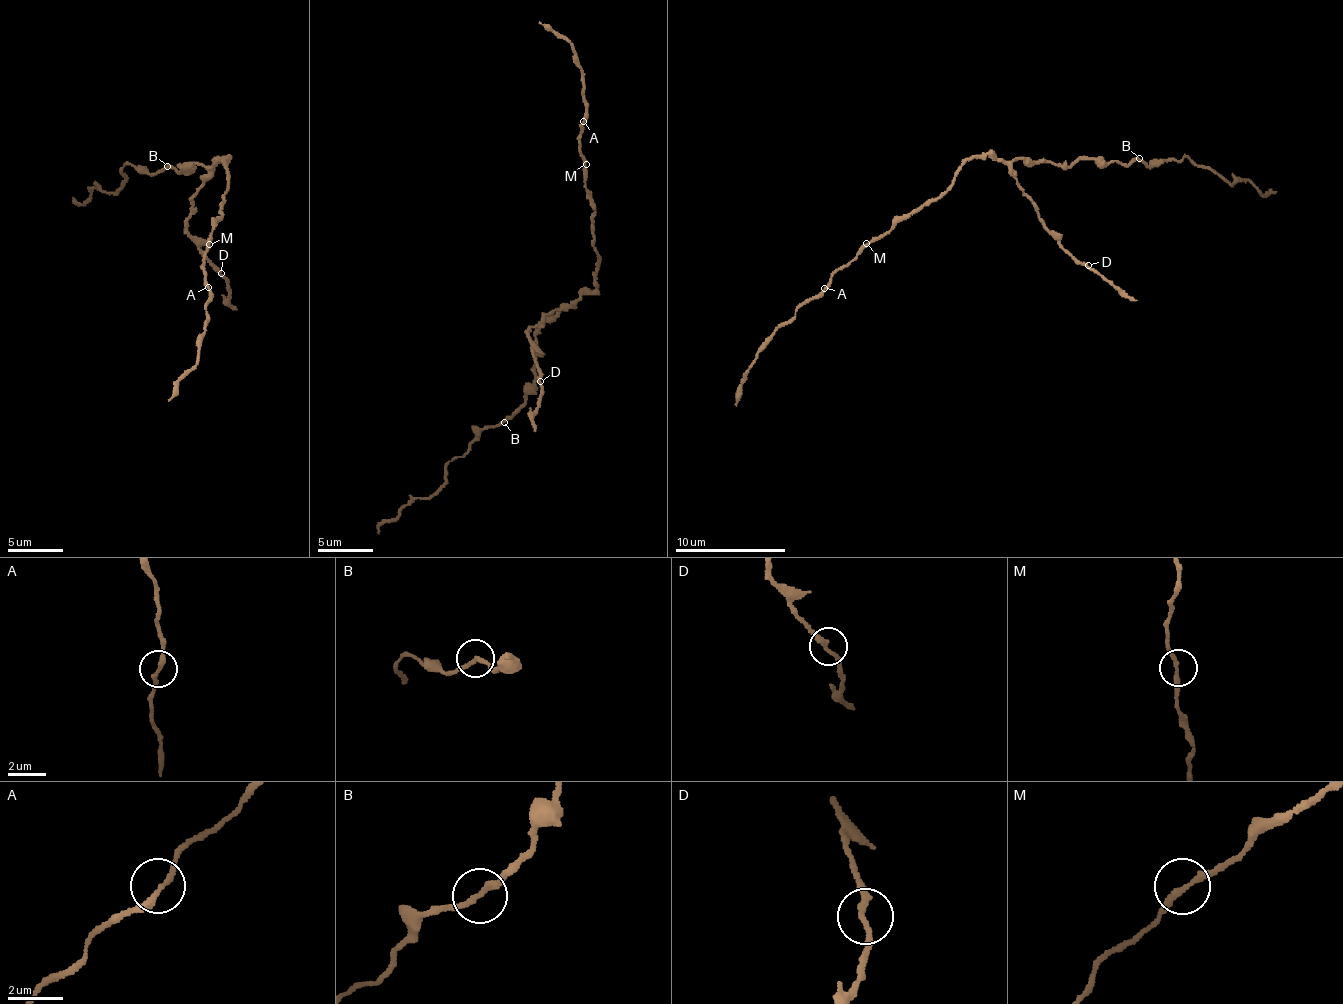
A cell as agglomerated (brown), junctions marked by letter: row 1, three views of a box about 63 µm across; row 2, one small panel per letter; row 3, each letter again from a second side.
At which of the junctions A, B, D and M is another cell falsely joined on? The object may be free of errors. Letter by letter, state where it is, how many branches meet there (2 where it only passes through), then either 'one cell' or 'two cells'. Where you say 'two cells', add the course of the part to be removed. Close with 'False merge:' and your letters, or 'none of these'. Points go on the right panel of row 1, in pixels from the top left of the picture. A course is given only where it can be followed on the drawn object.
A: place (824, 288); branches 2; one cell
B: place (1139, 158); branches 2; one cell
D: place (1088, 265); branches 2; one cell
M: place (866, 243); branches 2; one cell
False merge: none of these

